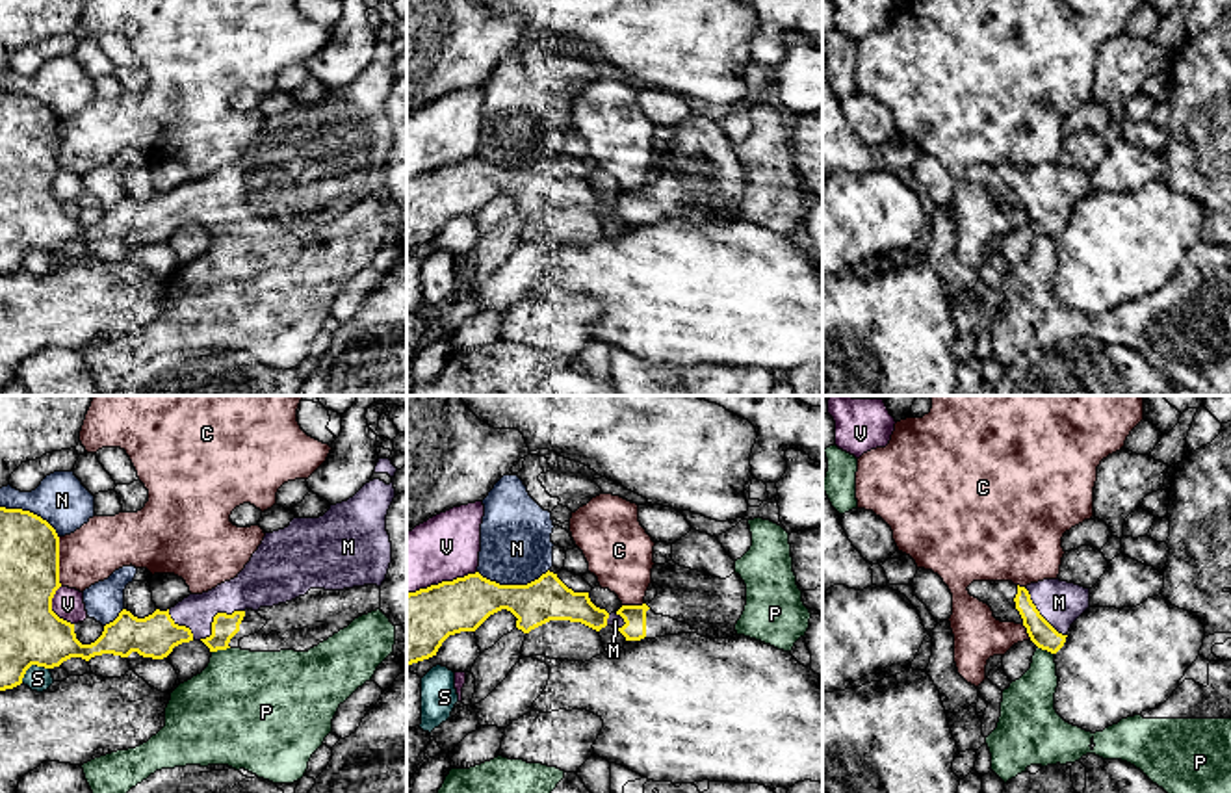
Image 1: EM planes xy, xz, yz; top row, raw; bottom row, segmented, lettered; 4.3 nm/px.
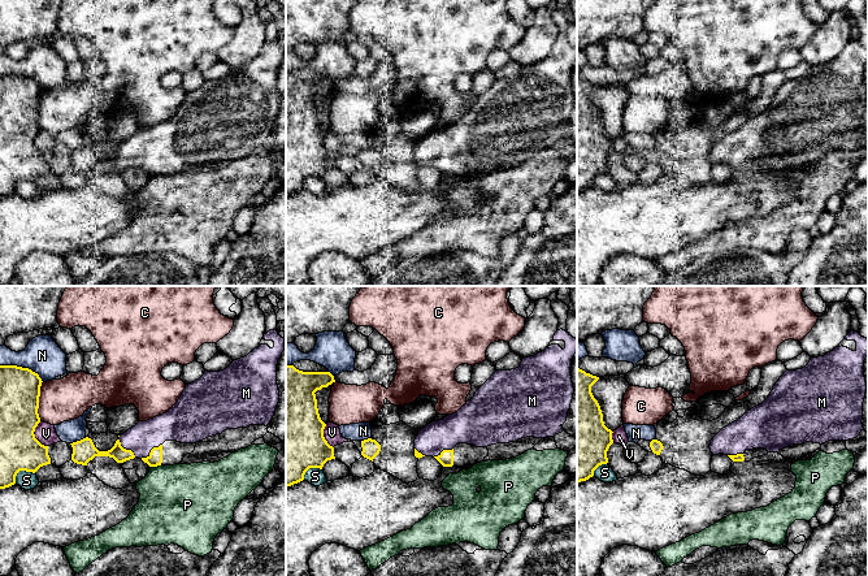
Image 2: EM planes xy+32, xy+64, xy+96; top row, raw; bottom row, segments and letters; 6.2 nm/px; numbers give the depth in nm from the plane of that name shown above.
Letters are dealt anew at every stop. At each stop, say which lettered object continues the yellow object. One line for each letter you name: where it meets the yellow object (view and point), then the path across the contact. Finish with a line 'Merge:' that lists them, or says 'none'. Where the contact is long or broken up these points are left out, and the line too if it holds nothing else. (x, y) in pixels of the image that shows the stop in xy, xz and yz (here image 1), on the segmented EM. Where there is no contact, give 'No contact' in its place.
M: Touches yellow at xy (214, 617). Path across: xy (225, 626), (214, 617), (236, 595), (260, 584)
Merge: M

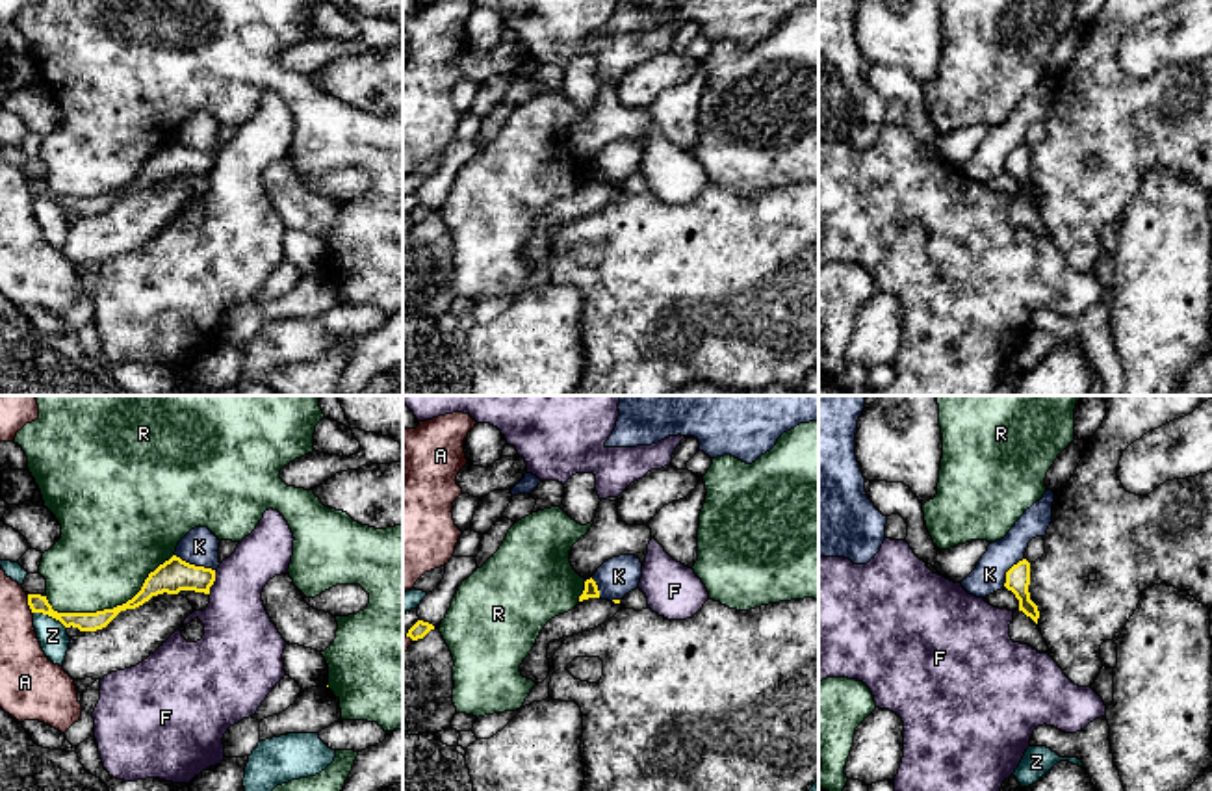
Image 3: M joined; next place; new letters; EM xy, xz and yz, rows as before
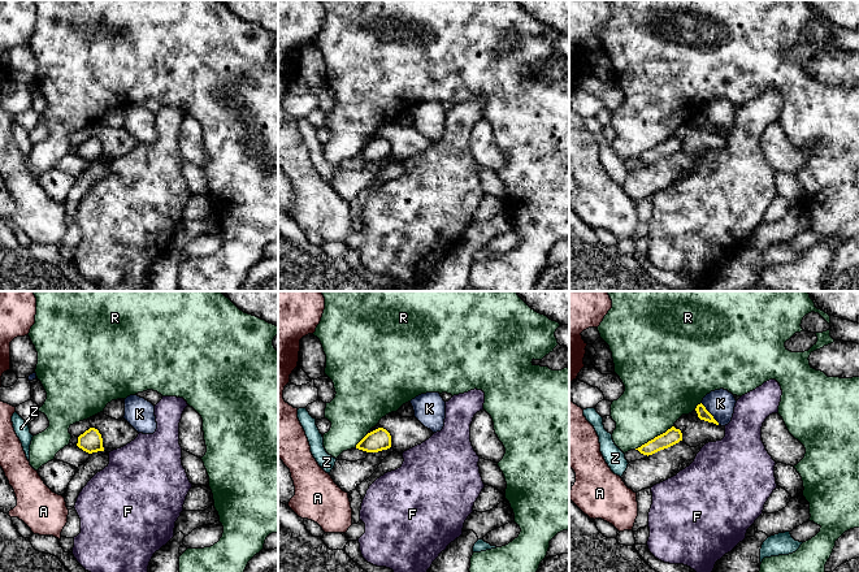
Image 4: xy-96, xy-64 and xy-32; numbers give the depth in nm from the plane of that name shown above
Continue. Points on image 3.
Merge: none

